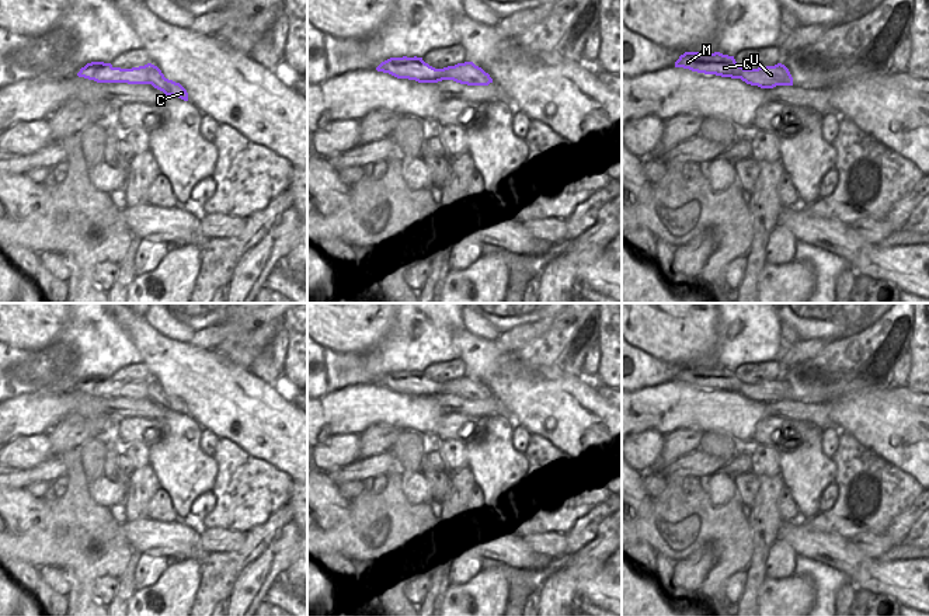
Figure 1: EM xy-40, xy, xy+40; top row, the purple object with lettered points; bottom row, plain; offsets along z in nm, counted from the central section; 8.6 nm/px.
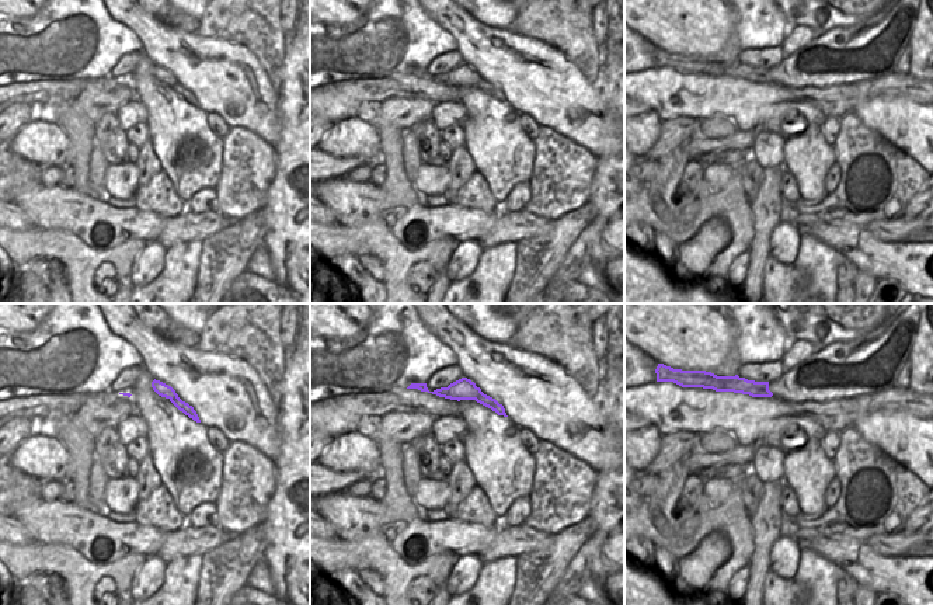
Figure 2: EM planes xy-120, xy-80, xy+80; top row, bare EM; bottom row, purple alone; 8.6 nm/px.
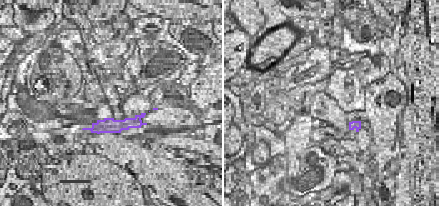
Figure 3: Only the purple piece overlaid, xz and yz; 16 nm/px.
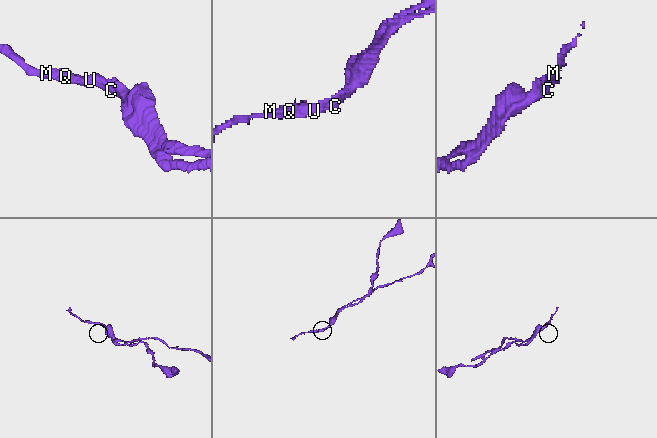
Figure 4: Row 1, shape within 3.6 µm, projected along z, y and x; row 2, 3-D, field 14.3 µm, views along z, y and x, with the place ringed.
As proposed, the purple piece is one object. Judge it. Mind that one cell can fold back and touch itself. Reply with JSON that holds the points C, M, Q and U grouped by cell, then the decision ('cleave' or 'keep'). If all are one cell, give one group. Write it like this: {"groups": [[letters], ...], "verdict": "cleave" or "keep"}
{"groups": [["C", "U"], ["M", "Q"]], "verdict": "cleave"}

